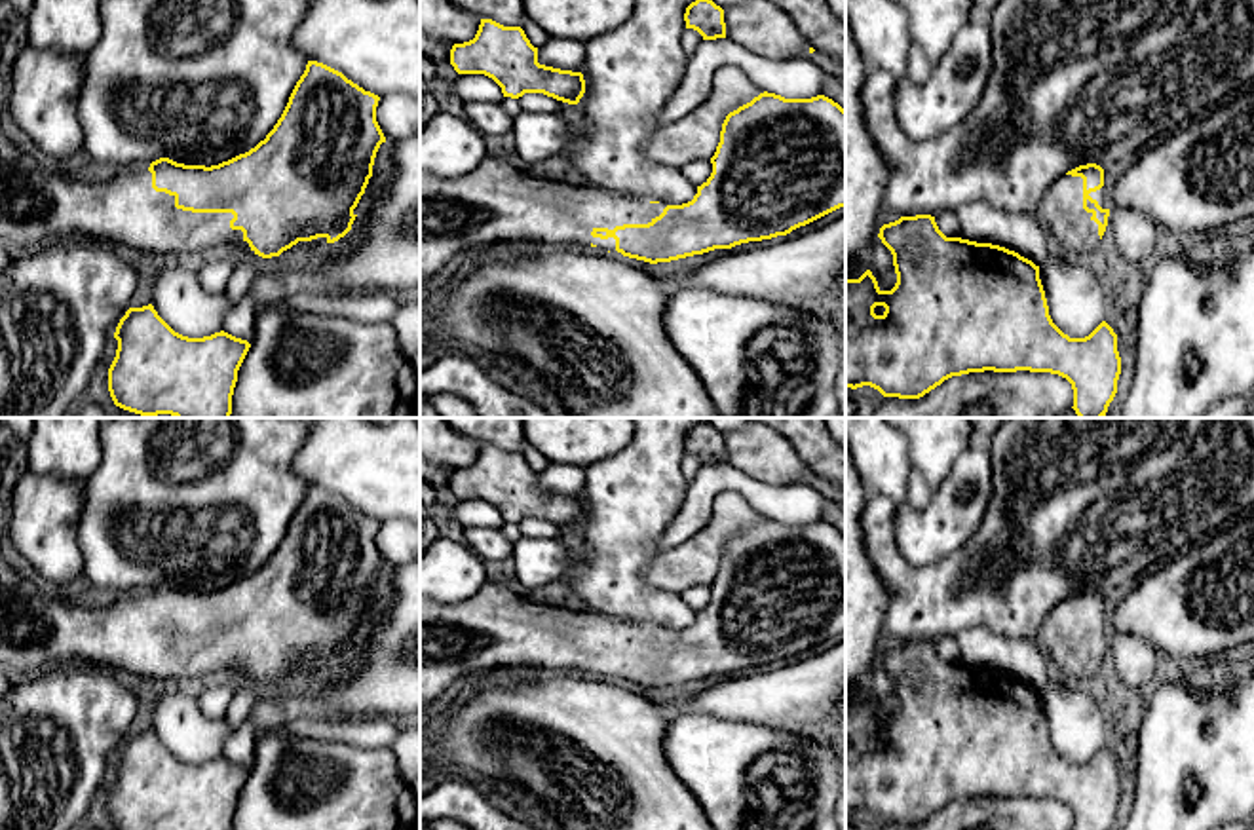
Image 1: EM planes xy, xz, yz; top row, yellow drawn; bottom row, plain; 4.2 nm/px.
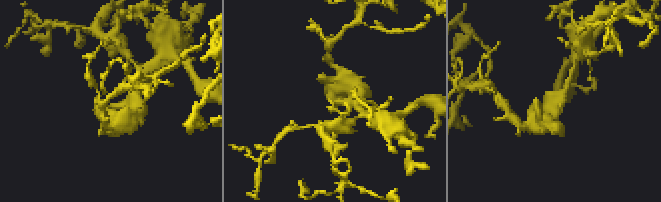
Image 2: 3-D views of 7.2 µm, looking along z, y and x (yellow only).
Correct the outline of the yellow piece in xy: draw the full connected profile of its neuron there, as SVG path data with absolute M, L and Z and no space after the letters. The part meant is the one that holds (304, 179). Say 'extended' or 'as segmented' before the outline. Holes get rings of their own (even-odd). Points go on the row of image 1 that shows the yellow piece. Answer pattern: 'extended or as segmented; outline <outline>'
extended; outline M308 61L281 118L249 152L211 167L160 158L144 171L103 182L40 165L0 135L0 243L15 256L76 234L141 253L186 255L243 239L262 258L279 256L298 241L325 237L334 243L352 230L353 209L386 142L376 122L378 101L342 72Z

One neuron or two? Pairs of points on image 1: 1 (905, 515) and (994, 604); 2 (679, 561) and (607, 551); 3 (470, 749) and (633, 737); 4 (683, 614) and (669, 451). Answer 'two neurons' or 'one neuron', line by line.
1: two neurons
2: two neurons
3: one neuron
4: one neuron

